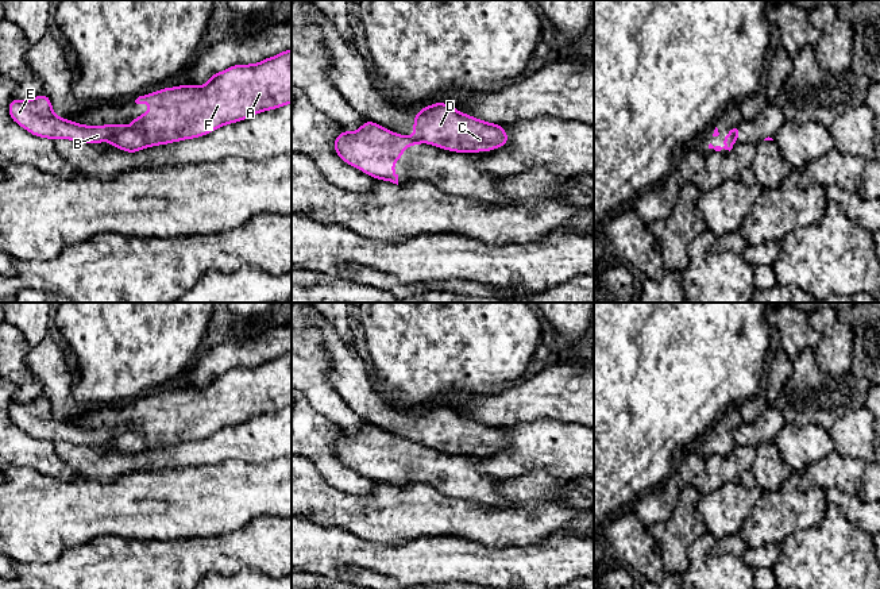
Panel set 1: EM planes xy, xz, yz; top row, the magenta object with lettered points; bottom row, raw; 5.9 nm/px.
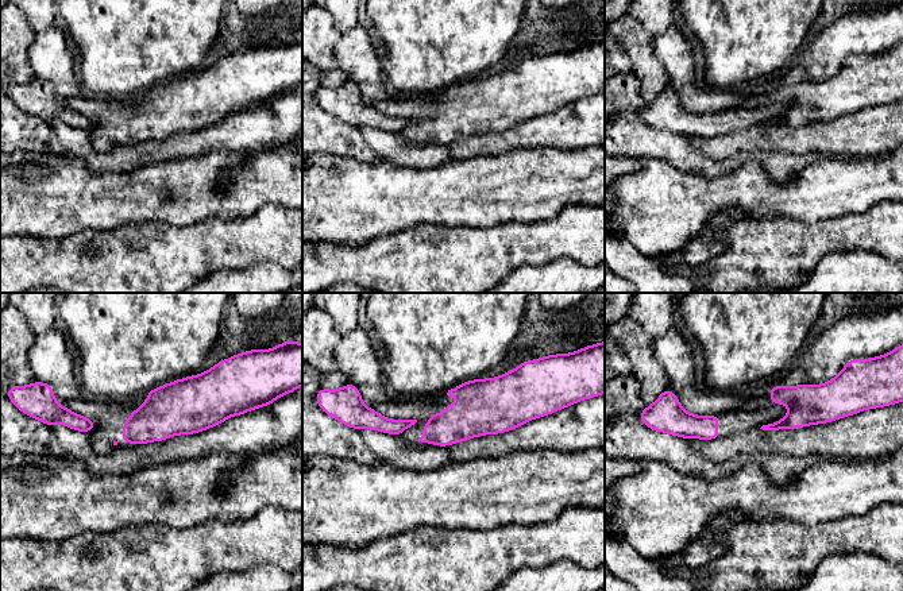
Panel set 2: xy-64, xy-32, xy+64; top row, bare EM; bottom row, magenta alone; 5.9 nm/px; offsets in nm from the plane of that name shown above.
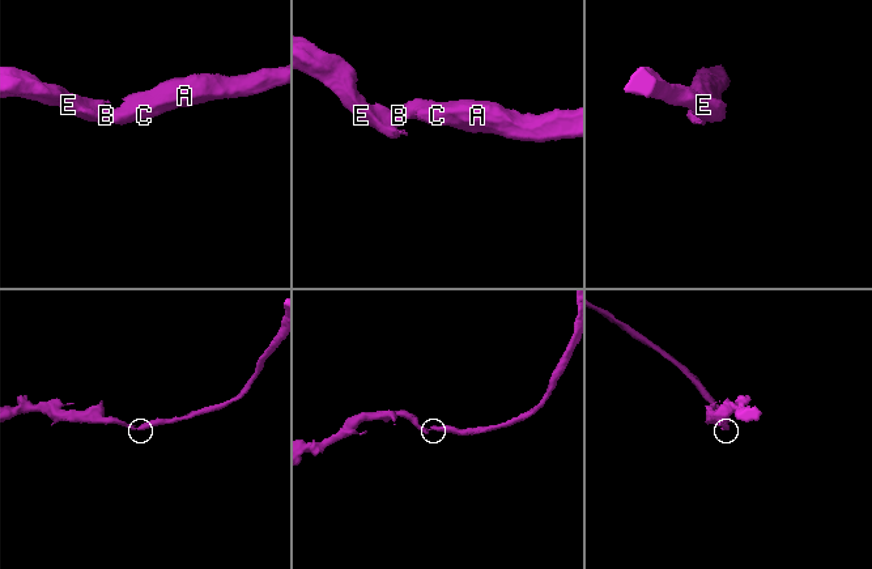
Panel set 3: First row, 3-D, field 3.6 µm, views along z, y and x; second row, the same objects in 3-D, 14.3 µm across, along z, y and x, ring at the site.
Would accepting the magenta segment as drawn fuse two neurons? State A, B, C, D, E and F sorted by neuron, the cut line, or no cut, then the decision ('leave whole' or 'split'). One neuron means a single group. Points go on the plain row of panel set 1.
groups A C D F / B E; cut xy (123, 428), (108, 442); split

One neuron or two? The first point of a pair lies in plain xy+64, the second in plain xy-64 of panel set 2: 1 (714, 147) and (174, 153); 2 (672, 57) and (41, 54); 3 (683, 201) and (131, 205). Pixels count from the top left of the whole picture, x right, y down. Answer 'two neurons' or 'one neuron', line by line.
1: one neuron
2: one neuron
3: one neuron

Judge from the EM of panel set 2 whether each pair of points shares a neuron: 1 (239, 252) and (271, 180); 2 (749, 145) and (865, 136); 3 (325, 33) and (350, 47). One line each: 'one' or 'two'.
1: two
2: one
3: two

